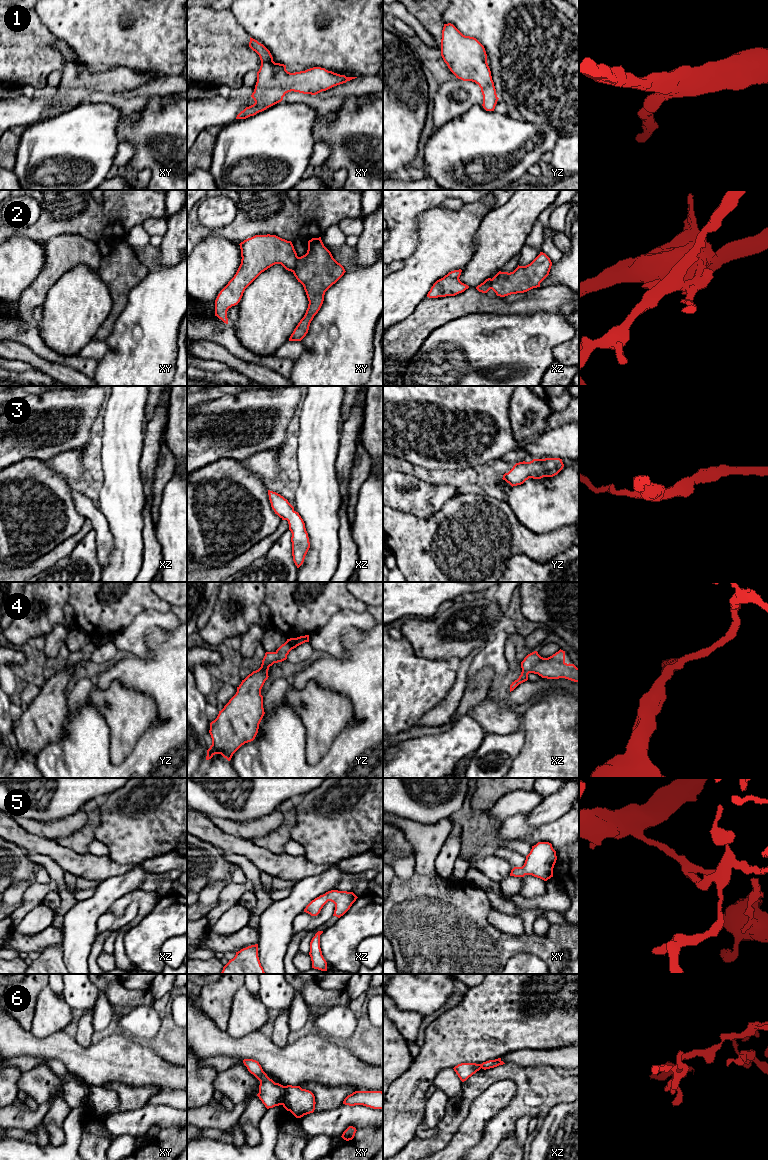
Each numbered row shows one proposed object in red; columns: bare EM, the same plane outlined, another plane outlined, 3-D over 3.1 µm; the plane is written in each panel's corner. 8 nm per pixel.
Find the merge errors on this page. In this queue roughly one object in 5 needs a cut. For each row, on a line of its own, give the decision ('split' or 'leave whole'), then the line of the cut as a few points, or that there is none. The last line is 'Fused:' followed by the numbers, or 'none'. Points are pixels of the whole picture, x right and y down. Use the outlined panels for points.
1: leave whole; no cut
2: leave whole; no cut
3: leave whole; no cut
4: leave whole; no cut
5: leave whole; no cut
6: split; cut in xy along (285, 1086), (281, 1104)
Fused: 6

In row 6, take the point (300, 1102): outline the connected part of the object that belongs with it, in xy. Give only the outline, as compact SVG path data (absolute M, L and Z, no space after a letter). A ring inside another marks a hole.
M285 1086L282 1105L296 1118L301 1118L304 1115L313 1113L315 1104L315 1096L311 1091L302 1089L300 1086Z

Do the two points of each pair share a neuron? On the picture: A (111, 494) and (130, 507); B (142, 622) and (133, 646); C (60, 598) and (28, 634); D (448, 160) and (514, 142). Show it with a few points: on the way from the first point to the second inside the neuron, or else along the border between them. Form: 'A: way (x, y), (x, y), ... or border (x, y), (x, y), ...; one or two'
A: way (116, 497), (125, 504); one
B: way (138, 628), (133, 636), (133, 640); one
C: way (51, 607), (36, 625); one
D: way (464, 155), (471, 155), (480, 150), (498, 150); one

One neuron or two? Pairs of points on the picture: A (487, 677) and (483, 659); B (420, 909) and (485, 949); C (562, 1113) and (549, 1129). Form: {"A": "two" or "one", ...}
{"A": "two", "B": "one", "C": "one"}

